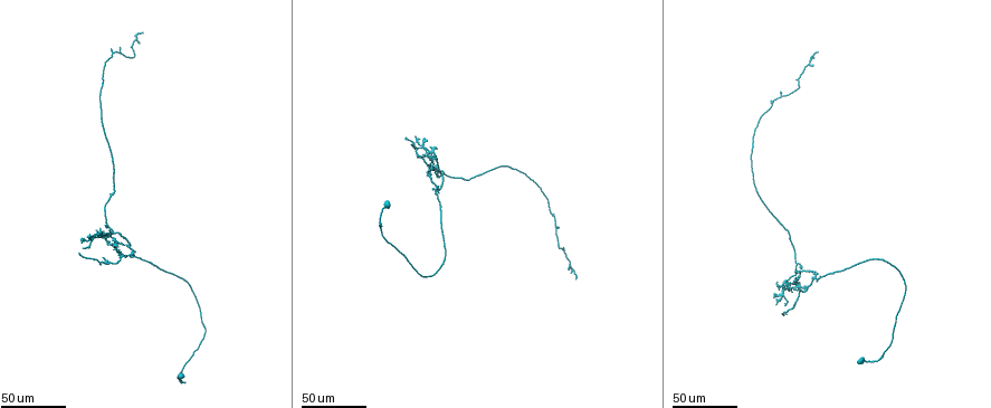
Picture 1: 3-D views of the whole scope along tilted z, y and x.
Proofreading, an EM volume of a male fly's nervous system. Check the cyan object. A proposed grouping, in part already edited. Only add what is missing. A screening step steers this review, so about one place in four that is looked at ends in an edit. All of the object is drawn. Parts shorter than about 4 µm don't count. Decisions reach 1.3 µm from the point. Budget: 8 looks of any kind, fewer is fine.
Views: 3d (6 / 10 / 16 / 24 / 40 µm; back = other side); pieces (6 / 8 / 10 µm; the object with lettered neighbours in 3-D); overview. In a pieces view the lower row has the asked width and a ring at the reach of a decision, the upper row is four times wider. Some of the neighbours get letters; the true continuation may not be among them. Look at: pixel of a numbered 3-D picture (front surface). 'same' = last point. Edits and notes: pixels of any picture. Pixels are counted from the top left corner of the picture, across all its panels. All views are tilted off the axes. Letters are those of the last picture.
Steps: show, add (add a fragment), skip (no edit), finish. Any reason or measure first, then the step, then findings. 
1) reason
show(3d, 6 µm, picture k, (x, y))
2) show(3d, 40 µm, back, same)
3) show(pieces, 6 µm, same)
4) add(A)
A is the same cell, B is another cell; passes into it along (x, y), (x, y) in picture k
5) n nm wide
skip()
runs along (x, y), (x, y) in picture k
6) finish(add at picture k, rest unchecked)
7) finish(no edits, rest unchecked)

branch stops here
show(3d, 24 µm, picture 1, (817, 53))

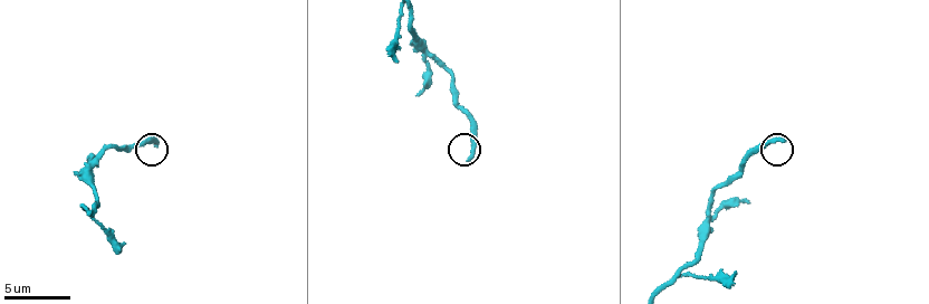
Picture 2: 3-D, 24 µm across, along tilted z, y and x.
see the neighbours
show(pieces, 10 µm, picture 2, (781, 139))

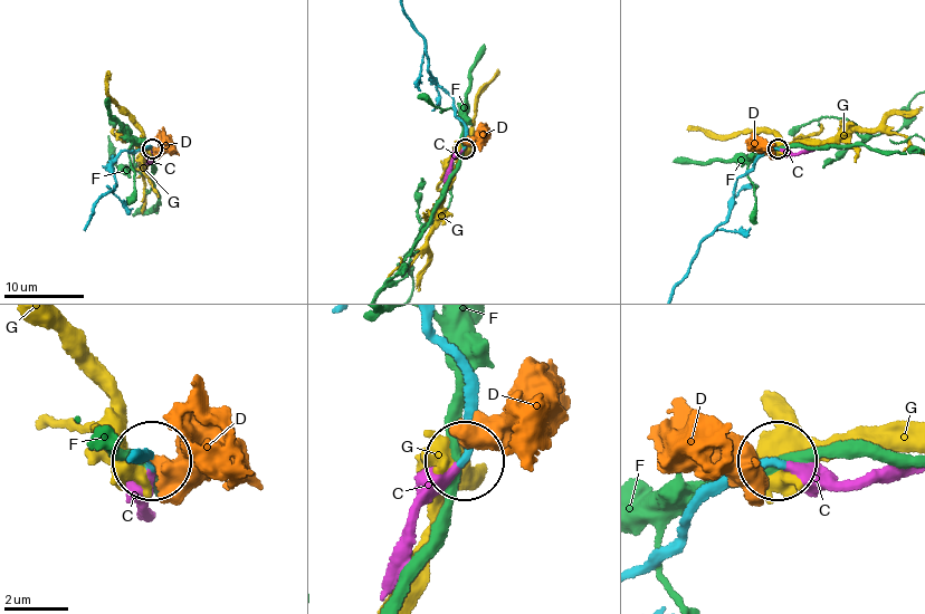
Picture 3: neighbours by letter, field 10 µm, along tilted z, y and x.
add(C)
C is the same cell, D, F and G are other cells; passes into it along (461, 374), (468, 414), (461, 459), (417, 518), (383, 598) in picture 3; it goes on there

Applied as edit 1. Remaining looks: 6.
see it whole again
show(overview)

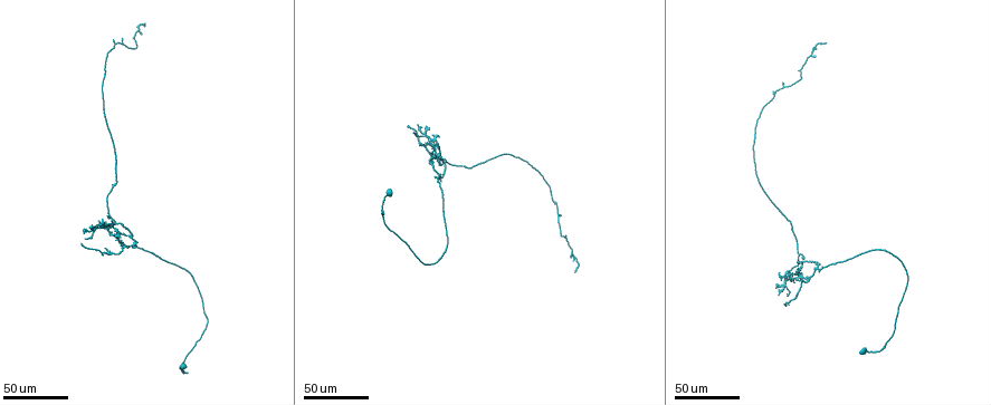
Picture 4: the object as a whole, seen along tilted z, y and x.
show(3d, 24 µm, picture 4, (824, 43))

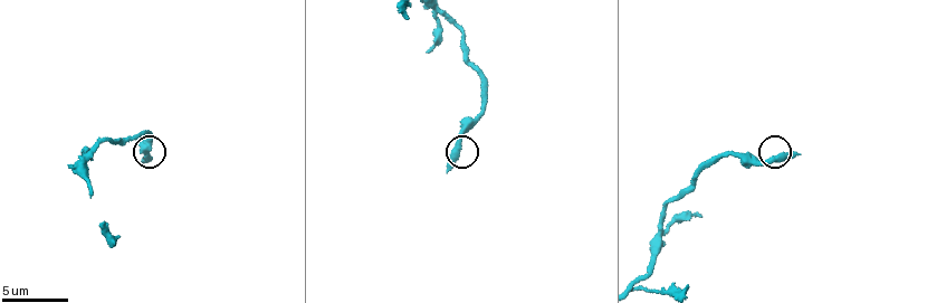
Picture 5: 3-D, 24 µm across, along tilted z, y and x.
show(pieces, 8 µm, picture 5, (797, 153))

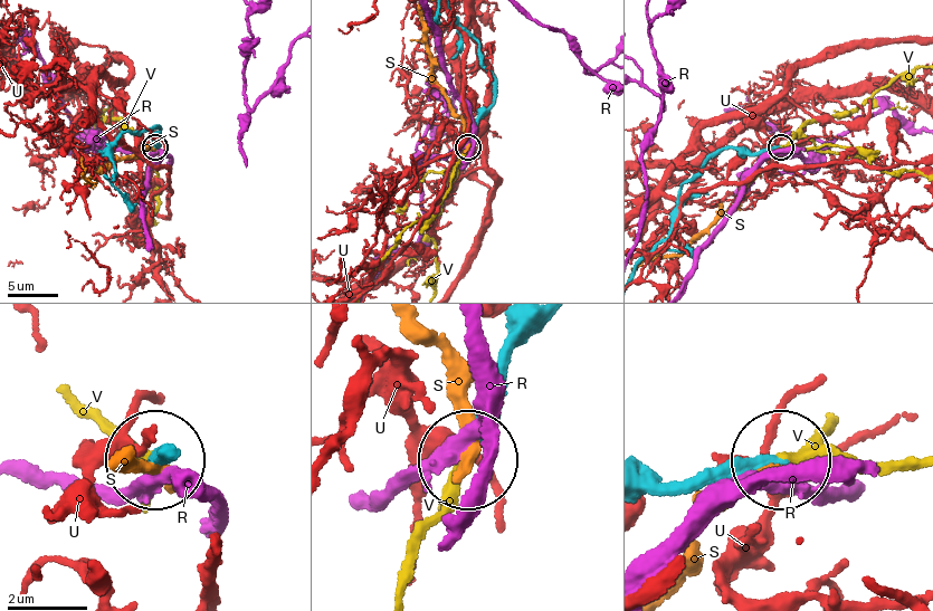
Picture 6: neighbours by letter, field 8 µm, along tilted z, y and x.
add(V)
V is the same cell, R, S and U are other cells; it goes on there

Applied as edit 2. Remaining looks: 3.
branch stops here
show(3d, 40 µm, picture 4, (801, 280))

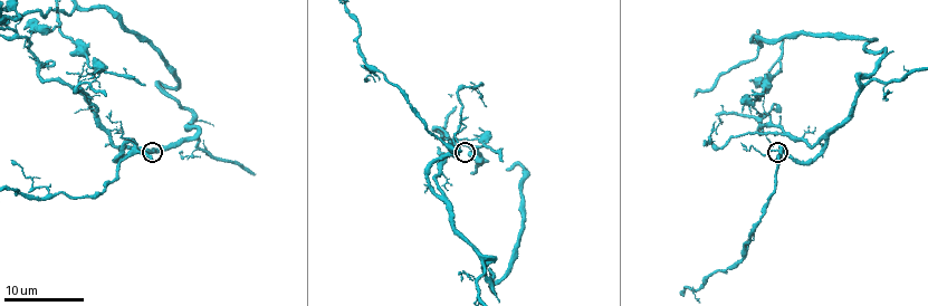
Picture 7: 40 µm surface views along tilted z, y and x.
show(pieces, 6 µm, picture 7, (779, 158))

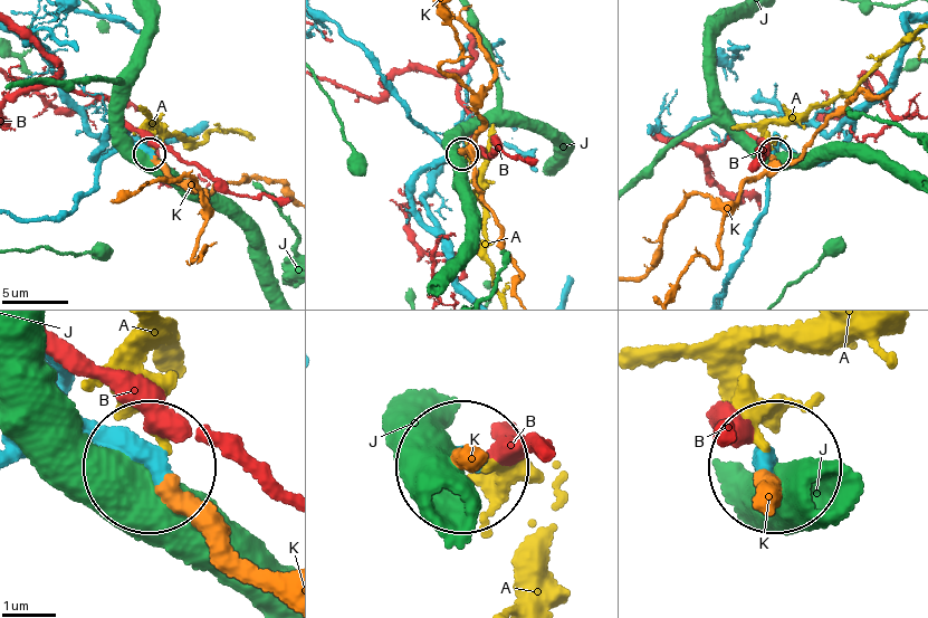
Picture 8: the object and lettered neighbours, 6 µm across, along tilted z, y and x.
add(K)
K is the same cell, A, B and J are other cells; it goes on there

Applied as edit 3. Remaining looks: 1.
end of a long branch
show(pieces, 6 µm, picture 7, (704, 144))

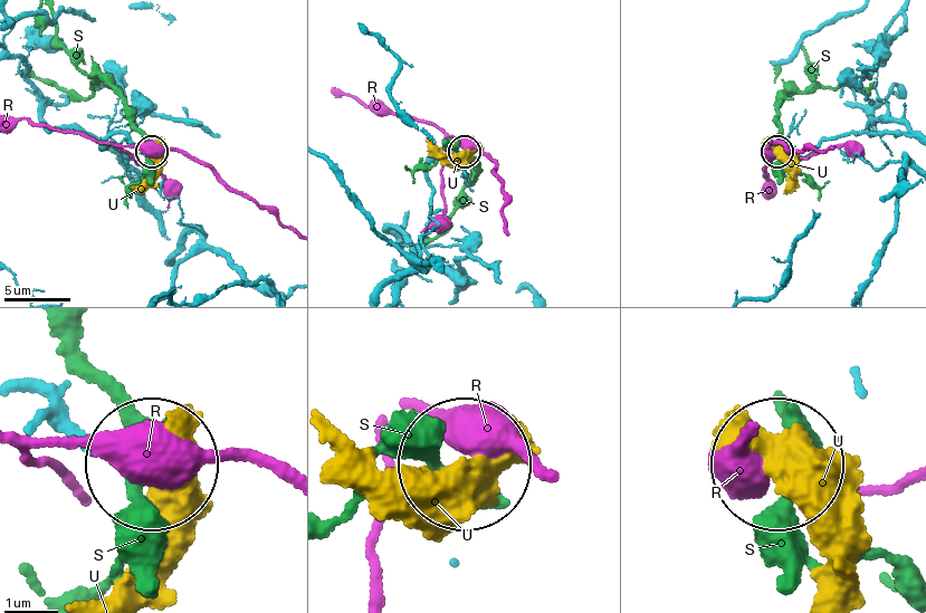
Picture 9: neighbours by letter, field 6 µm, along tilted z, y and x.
skip()
R, S and U are other cells; no lettered fragment goes on from it

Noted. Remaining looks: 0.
finish(add at picture 3, add at picture 6, add at picture 8, rest unchecked)

